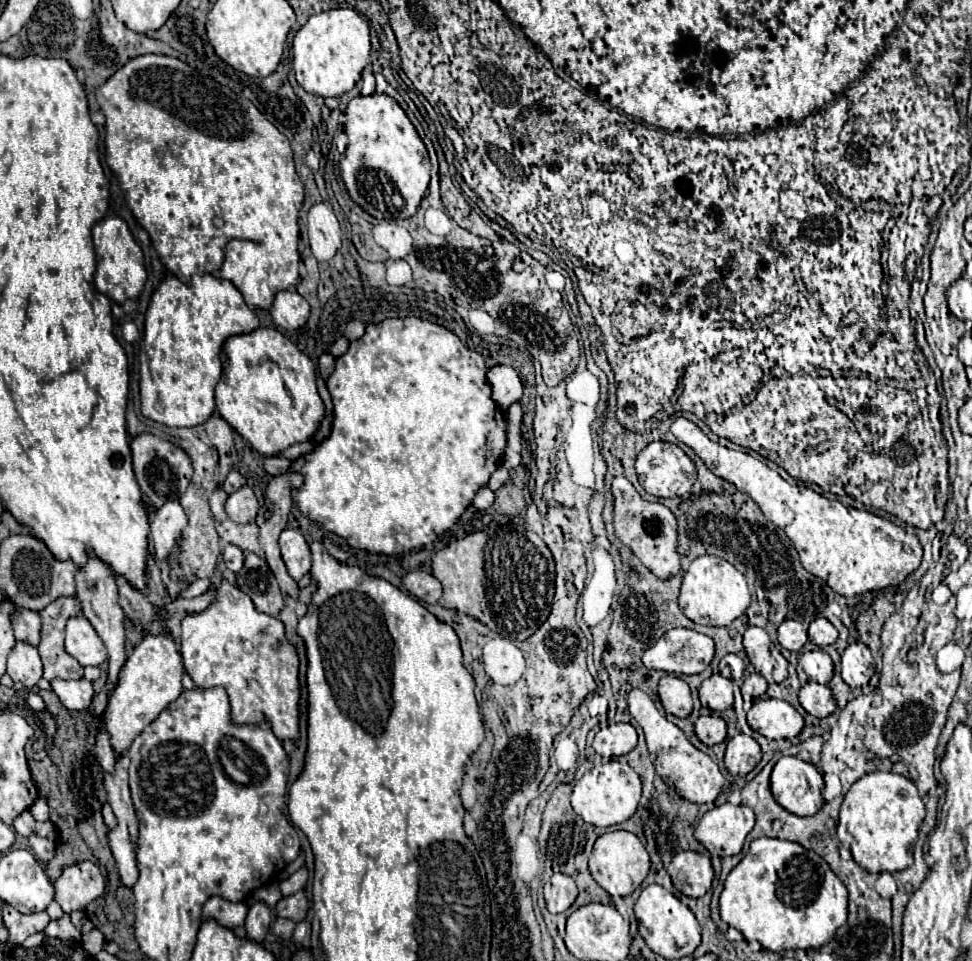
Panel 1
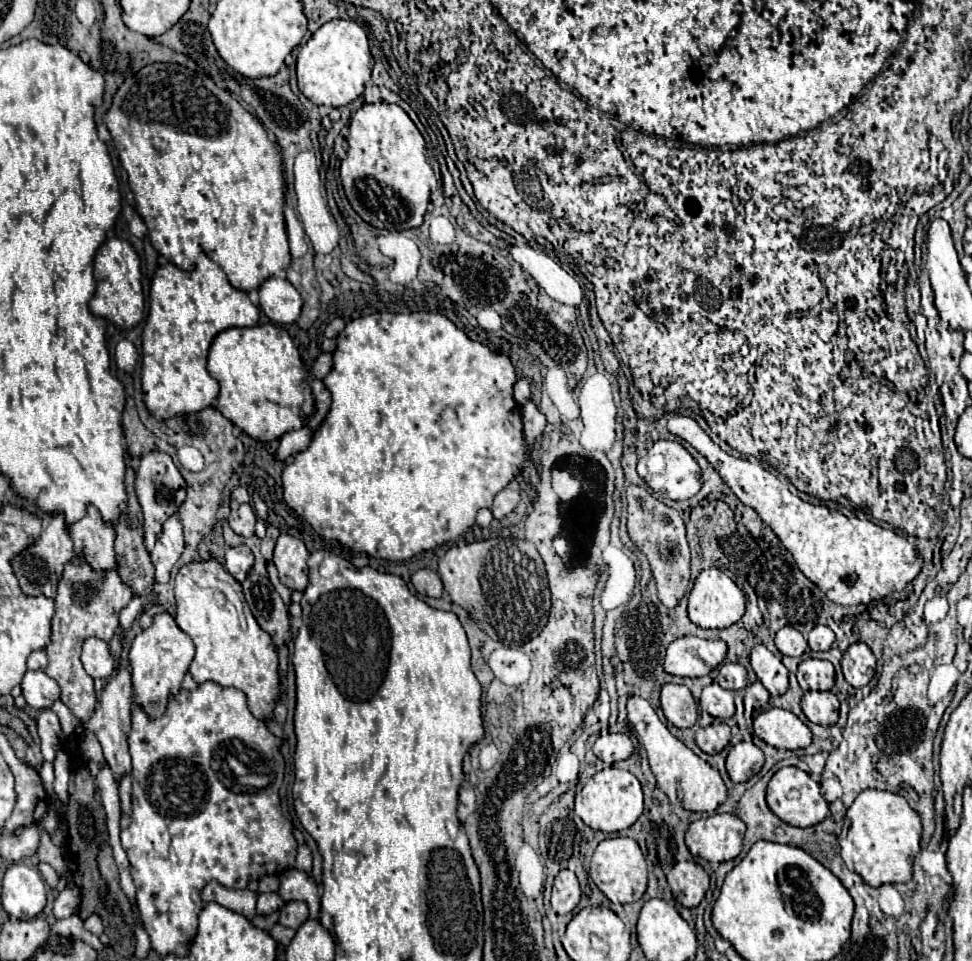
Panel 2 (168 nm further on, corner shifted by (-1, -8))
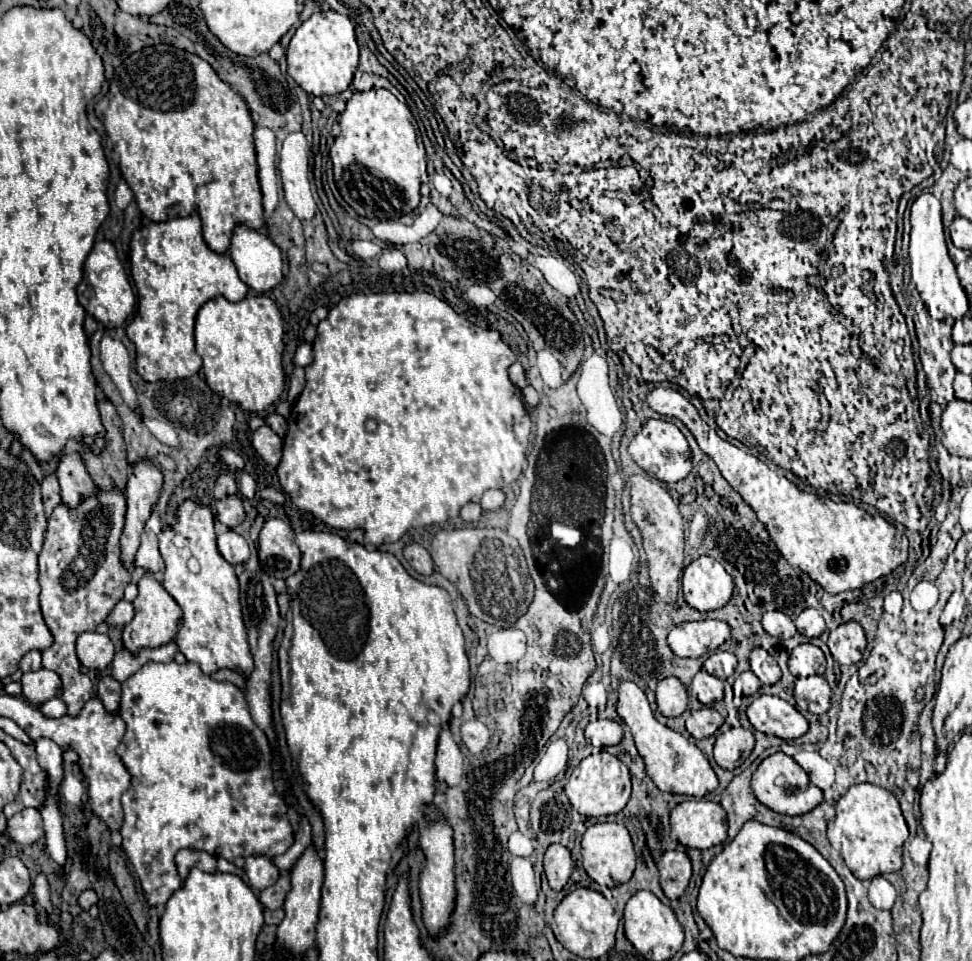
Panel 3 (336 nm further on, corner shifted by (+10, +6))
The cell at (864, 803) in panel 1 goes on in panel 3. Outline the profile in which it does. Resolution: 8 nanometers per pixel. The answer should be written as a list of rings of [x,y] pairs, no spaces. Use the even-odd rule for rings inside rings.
[[[867,782],[851,786],[837,802],[835,810],[835,826],[841,828],[841,856],[859,880],[871,880],[873,876],[901,870],[901,852],[909,830],[897,798],[889,790]]]

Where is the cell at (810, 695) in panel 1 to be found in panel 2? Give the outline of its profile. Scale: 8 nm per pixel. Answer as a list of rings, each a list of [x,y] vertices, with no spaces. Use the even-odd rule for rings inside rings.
[[[806,692],[802,698],[802,712],[820,726],[832,726],[838,720],[838,698],[832,692]]]

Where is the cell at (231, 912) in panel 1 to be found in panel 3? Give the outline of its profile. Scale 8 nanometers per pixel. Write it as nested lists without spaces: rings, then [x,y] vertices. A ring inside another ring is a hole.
[[[183,848],[183,850],[179,850],[179,854],[175,854],[175,864],[177,864],[181,878],[187,878],[189,868],[199,868],[203,872],[217,872],[215,856],[207,854],[205,850]]]

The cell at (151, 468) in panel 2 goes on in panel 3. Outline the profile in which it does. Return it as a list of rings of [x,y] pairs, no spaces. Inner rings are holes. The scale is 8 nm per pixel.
[[[139,462],[131,466],[129,482],[125,488],[127,520],[121,534],[121,564],[127,570],[133,570],[131,562],[135,560],[143,526],[161,494],[161,484],[163,484],[163,476],[153,464]]]

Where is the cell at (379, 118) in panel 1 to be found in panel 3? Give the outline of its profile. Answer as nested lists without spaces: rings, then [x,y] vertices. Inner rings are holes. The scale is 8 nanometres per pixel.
[[[389,90],[355,92],[339,118],[341,134],[330,147],[335,182],[343,200],[363,218],[391,220],[413,212],[424,183],[433,185],[437,172],[428,172],[425,147],[418,138],[417,122],[409,108]]]

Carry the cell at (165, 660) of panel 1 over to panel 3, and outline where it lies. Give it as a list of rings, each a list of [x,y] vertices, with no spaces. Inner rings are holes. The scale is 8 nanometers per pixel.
[[[145,572],[143,578],[139,580],[139,594],[133,600],[135,606],[135,616],[129,624],[123,628],[123,644],[127,650],[137,652],[141,648],[159,648],[167,642],[173,642],[177,636],[177,624],[181,620],[181,610],[179,604],[167,594],[167,590],[155,580],[151,572]]]

